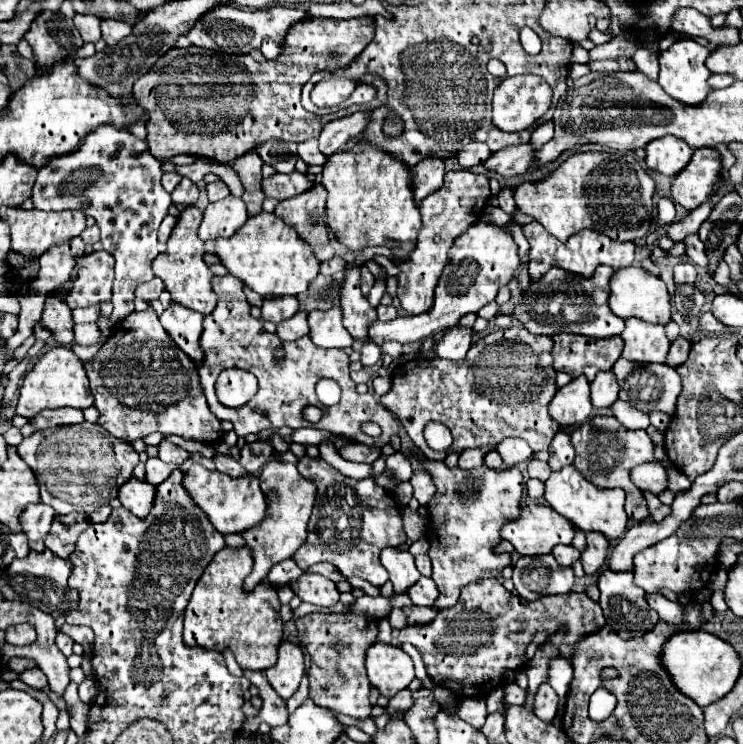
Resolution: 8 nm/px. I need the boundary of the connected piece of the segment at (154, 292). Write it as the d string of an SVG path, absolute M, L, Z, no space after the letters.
M153 278L151 282L145 282L145 284L141 284L141 286L135 290L135 296L137 296L137 298L143 298L145 302L151 302L151 300L159 298L161 290L163 290L163 280L159 280L159 278Z

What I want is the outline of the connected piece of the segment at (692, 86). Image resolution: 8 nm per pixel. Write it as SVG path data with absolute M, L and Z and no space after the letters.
M693 38L677 40L669 50L659 52L659 68L661 70L659 70L657 82L675 100L681 100L685 104L699 104L699 102L703 102L707 98L709 90L711 90L709 84L707 84L707 78L711 76L711 72L705 66L707 56L709 56L709 48L701 46Z

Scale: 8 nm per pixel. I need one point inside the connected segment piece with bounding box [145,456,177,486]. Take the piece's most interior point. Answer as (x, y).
(157, 471)

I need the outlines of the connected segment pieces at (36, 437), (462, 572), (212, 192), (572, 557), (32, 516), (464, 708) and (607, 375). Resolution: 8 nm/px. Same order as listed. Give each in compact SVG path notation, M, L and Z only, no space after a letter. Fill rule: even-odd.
M33 432L31 436L23 438L23 442L17 446L19 456L27 462L27 466L35 472L35 454L39 454L39 442L43 442L43 438L47 438L47 434L39 434Z
M423 462L423 468L433 476L433 482L437 486L437 494L431 498L431 502L427 504L429 508L429 558L433 562L433 582L439 588L439 596L435 600L435 608L451 608L463 586L467 586L469 582L481 580L481 578L501 578L501 570L511 564L511 556L507 552L497 552L497 544L501 542L499 538L499 530L503 524L519 518L519 510L521 510L521 494L523 494L523 480L521 480L521 472L517 468L505 468L505 470L493 470L493 468L477 468L471 472L469 470L461 470L461 468L447 468L443 462ZM469 484L473 488L479 490L481 496L469 496Z
M217 180L217 182L207 184L207 194L209 194L209 202L217 202L217 200L223 200L225 196L229 196L229 188L225 182Z
M555 546L551 554L553 554L555 560L557 560L559 564L563 564L563 566L571 566L571 564L577 562L579 556L581 556L581 552L579 552L577 548L573 548L573 546Z
M43 502L31 504L21 512L19 522L23 526L23 532L29 538L31 550L35 552L45 550L45 536L47 536L47 530L51 528L51 518L55 518L55 510Z
M463 698L459 702L459 718L469 722L475 728L481 728L485 724L485 698Z
M599 372L591 382L591 404L595 408L609 408L619 394L619 384L613 372Z

